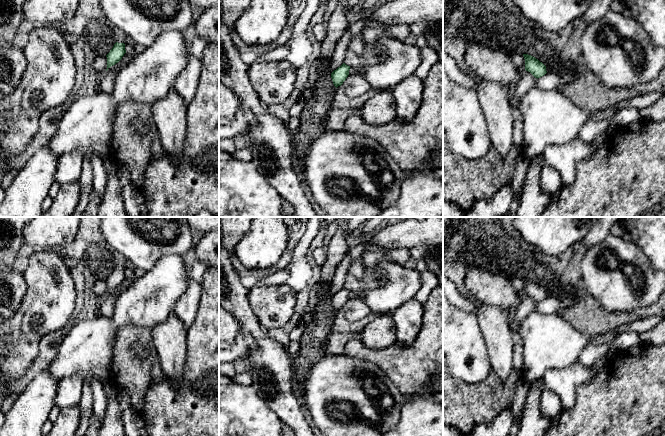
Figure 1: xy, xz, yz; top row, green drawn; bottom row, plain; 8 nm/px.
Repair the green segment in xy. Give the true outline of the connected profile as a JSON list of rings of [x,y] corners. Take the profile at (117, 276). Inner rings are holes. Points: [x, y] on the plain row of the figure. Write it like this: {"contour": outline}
{"contour": [[[116,266],[110,276],[106,279],[107,281],[107,293],[106,295],[116,287],[118,287],[124,278],[126,277],[125,268]]]}

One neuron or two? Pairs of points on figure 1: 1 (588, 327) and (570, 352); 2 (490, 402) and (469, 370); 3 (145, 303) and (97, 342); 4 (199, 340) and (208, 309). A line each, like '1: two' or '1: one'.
1: two
2: two
3: one
4: one

